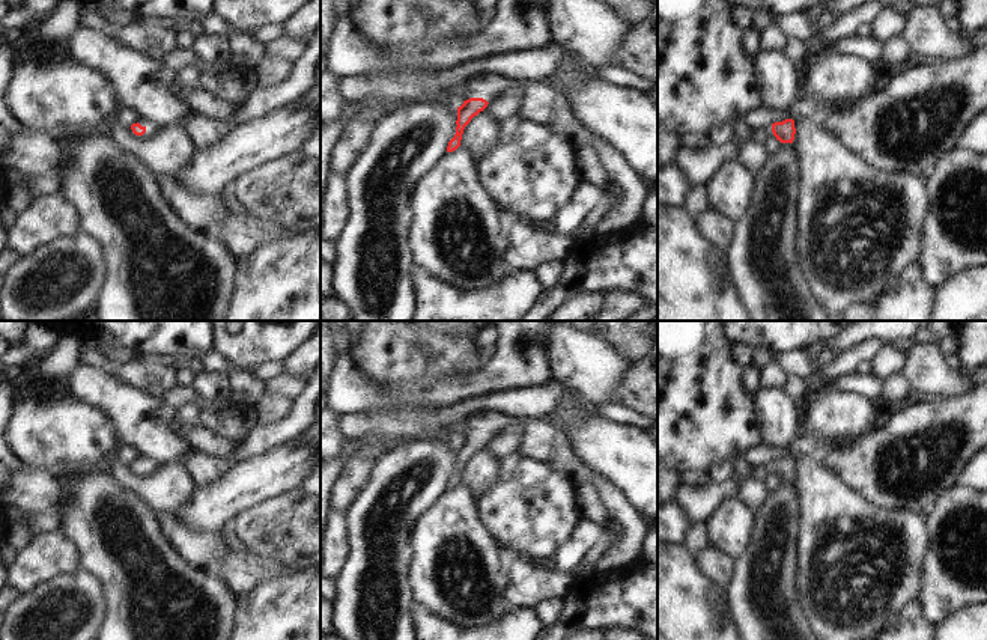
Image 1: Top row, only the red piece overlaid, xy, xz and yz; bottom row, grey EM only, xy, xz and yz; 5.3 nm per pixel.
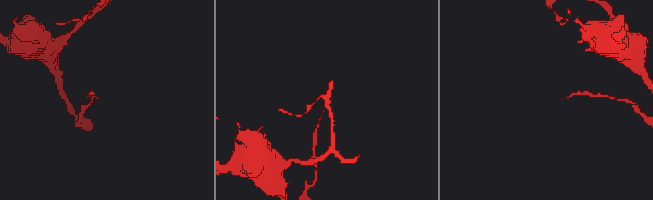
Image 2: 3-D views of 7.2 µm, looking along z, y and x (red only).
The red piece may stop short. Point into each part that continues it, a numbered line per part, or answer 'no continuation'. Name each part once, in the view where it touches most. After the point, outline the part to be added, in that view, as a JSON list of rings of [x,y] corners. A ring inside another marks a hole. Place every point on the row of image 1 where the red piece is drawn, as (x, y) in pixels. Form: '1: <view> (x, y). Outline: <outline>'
1: xy (151, 128). Outline: [[[140,119],[138,123],[141,126],[146,128],[146,133],[143,136],[135,136],[132,133],[132,130],[129,128],[122,137],[126,140],[126,142],[143,142],[149,137],[152,137],[158,130],[159,126],[155,125],[153,122],[147,120],[147,119]]]

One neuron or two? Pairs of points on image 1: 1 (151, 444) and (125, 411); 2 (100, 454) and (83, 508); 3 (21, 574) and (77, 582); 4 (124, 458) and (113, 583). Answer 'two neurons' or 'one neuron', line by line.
1: one neuron
2: two neurons
3: two neurons
4: two neurons

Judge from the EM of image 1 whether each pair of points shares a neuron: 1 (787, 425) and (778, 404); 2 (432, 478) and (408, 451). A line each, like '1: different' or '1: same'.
1: same
2: same

